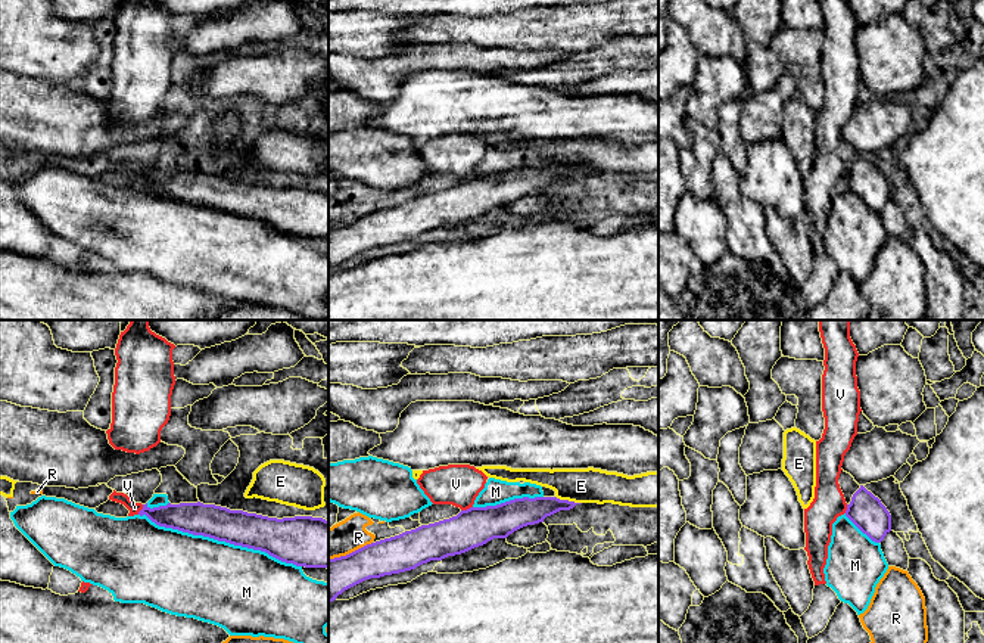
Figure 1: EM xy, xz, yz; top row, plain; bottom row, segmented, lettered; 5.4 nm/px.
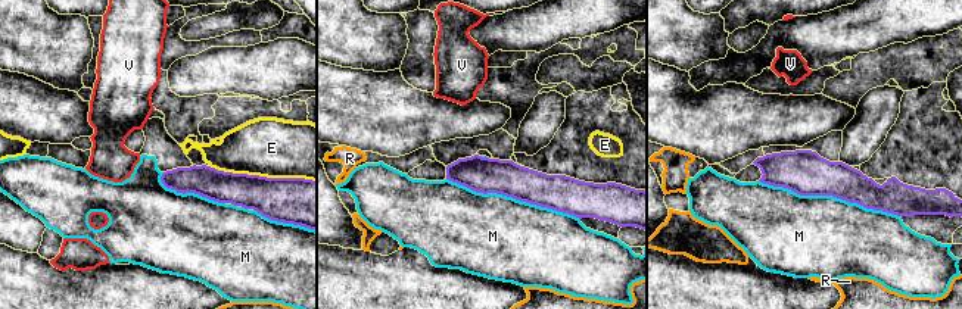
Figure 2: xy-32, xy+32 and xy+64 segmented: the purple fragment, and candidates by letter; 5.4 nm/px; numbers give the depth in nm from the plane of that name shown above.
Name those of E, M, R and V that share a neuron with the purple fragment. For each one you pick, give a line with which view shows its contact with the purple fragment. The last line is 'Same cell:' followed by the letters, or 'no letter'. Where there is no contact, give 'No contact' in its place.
Same cell: no letter

